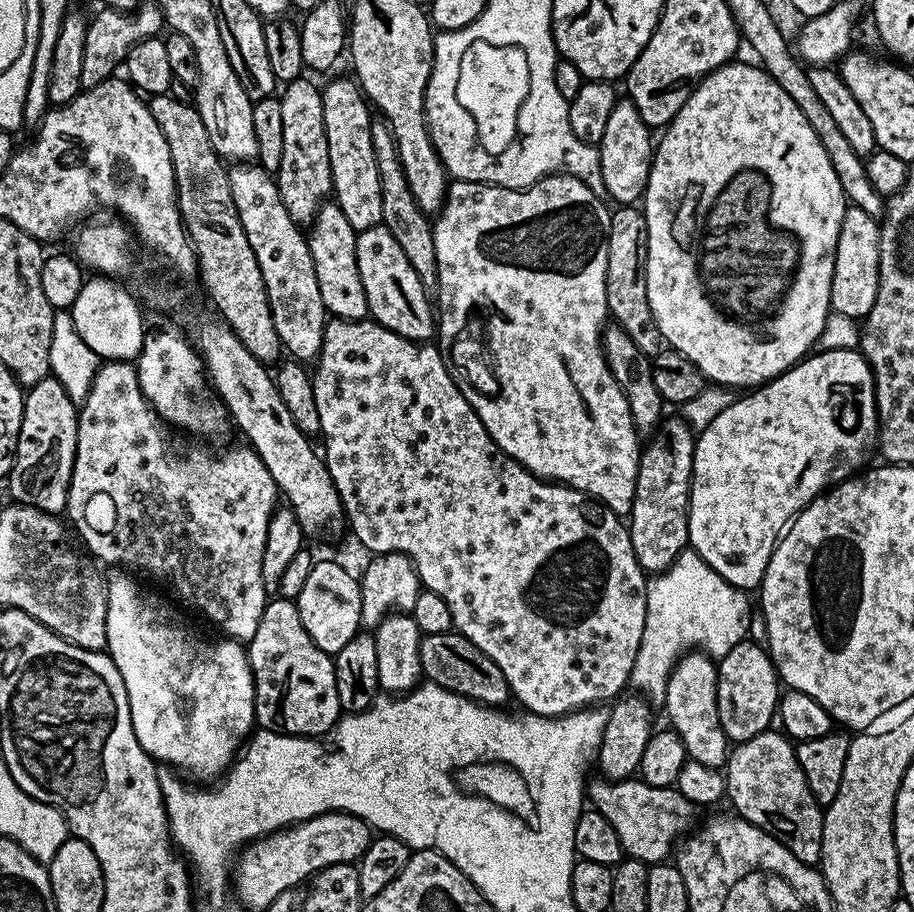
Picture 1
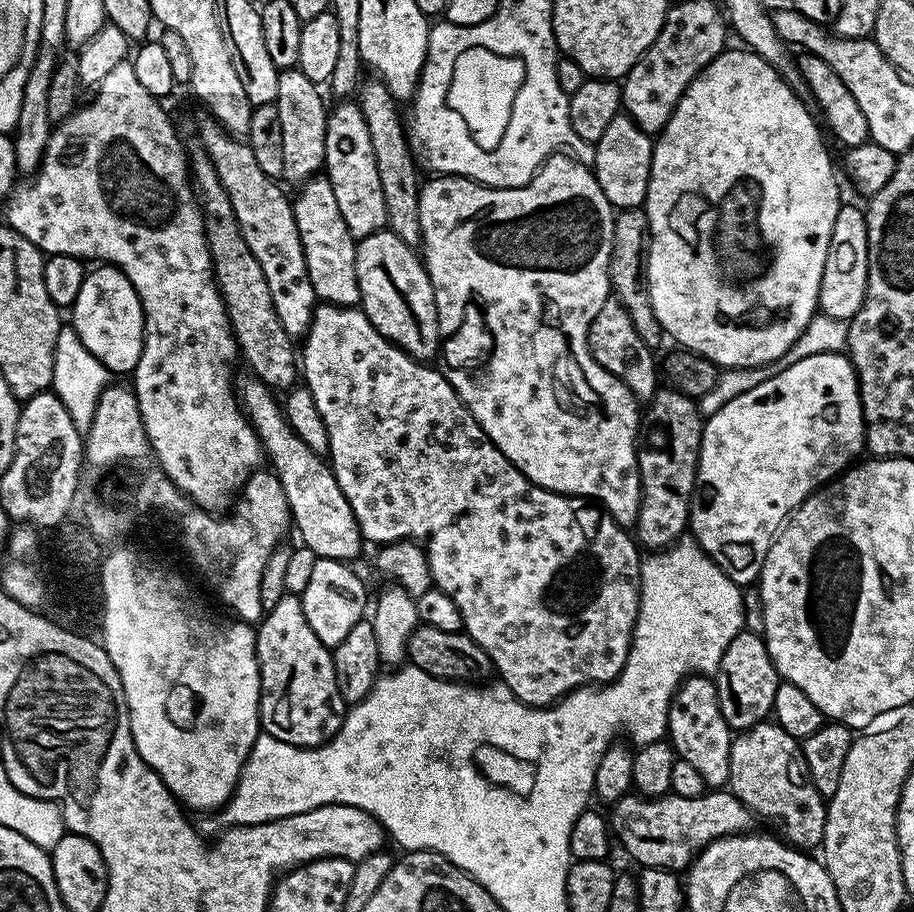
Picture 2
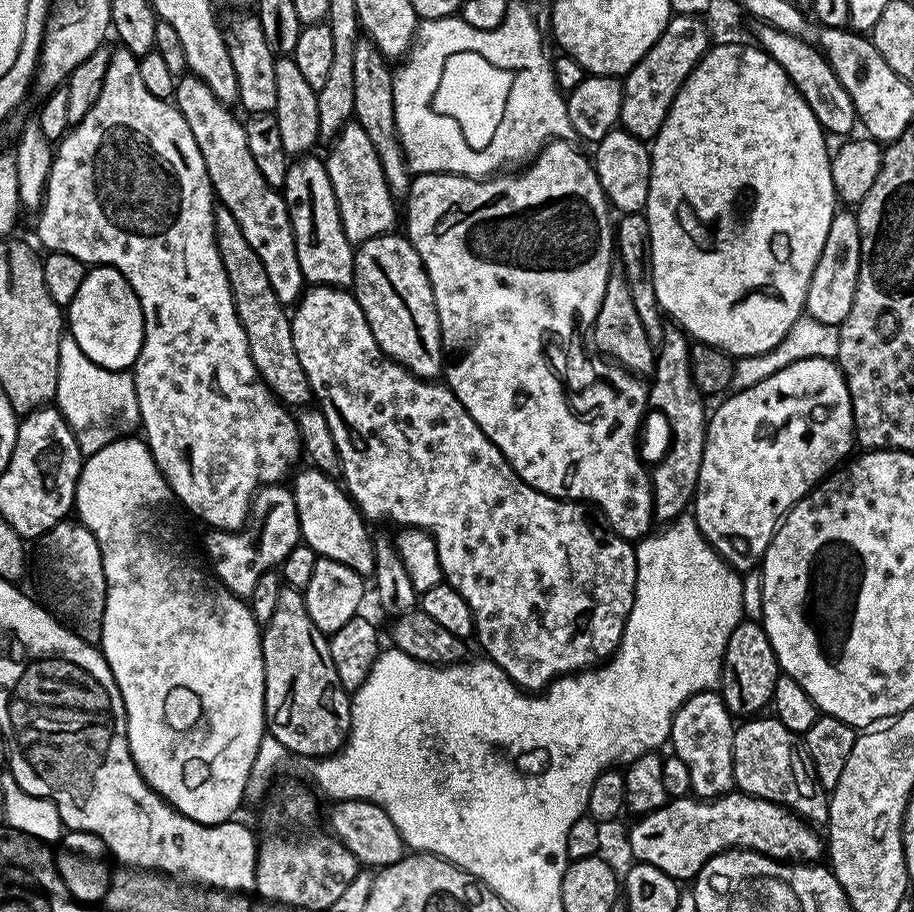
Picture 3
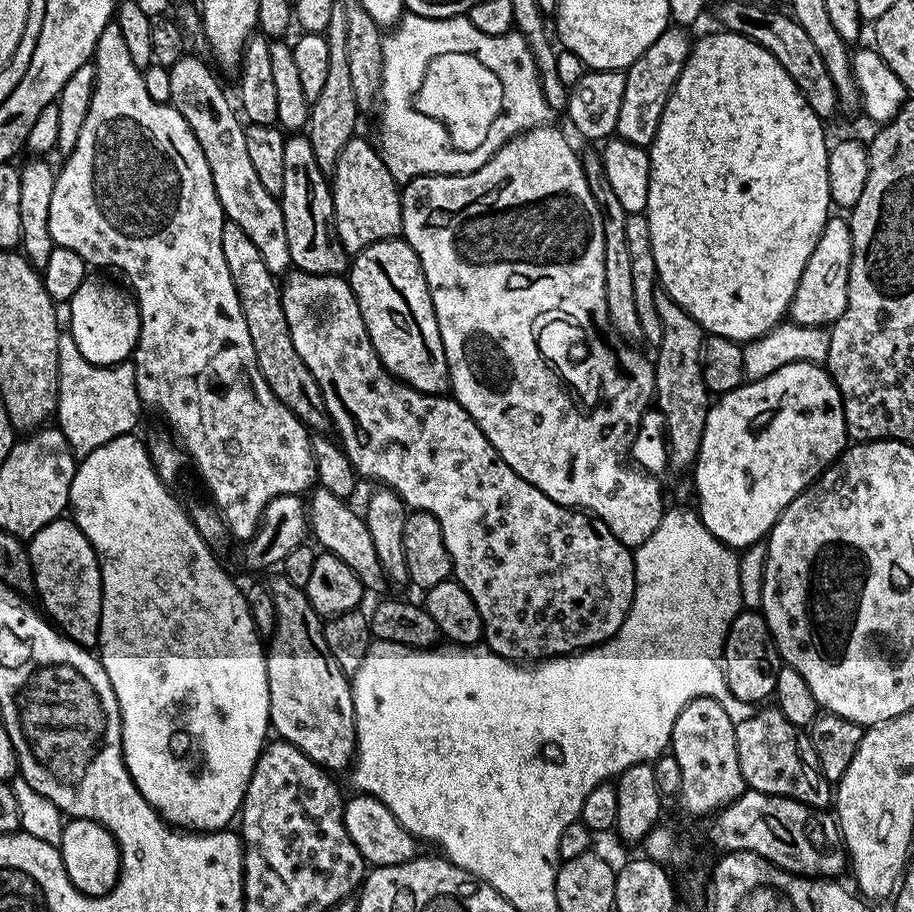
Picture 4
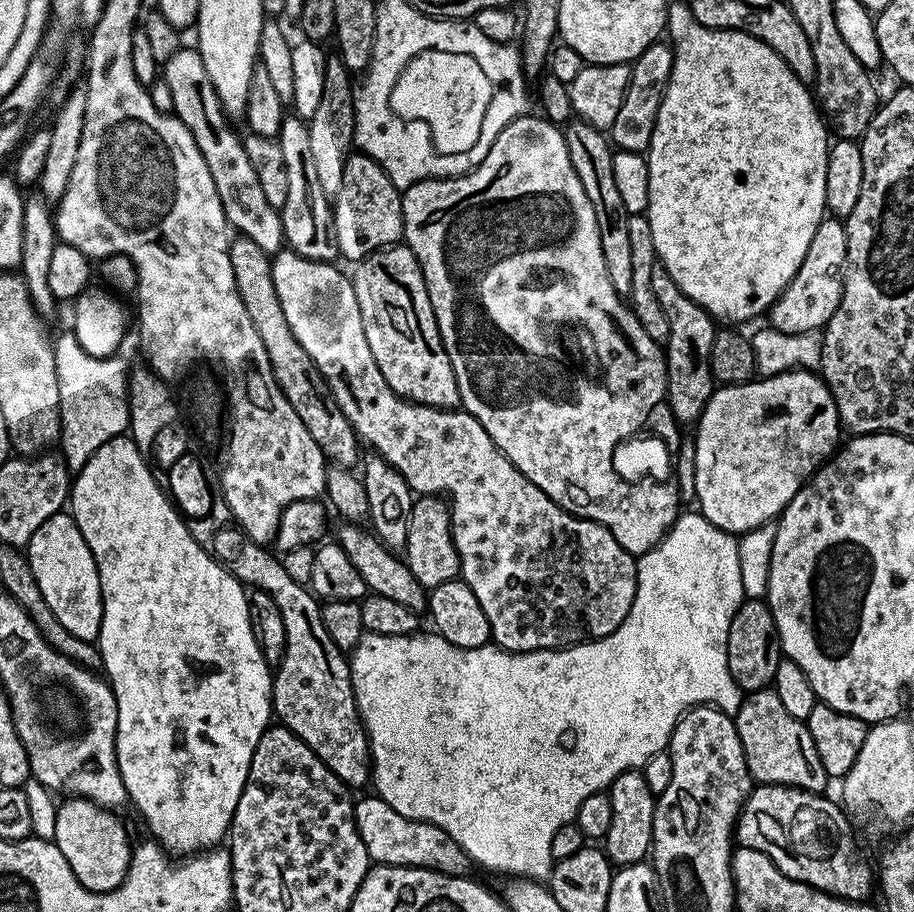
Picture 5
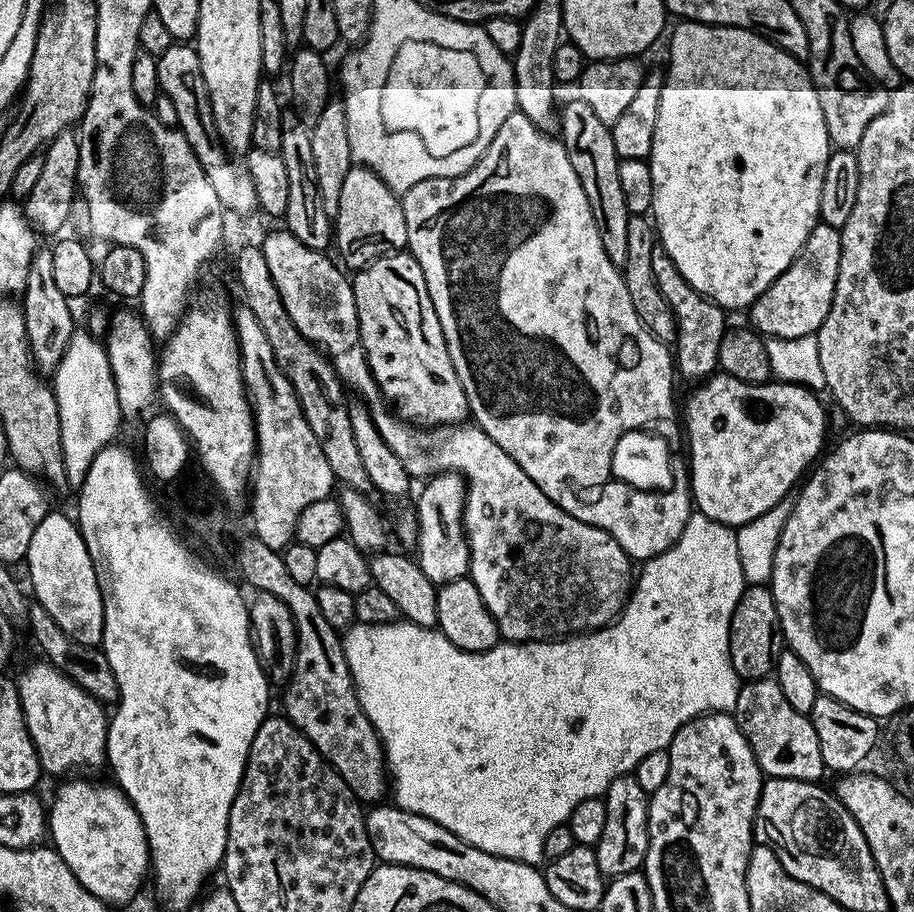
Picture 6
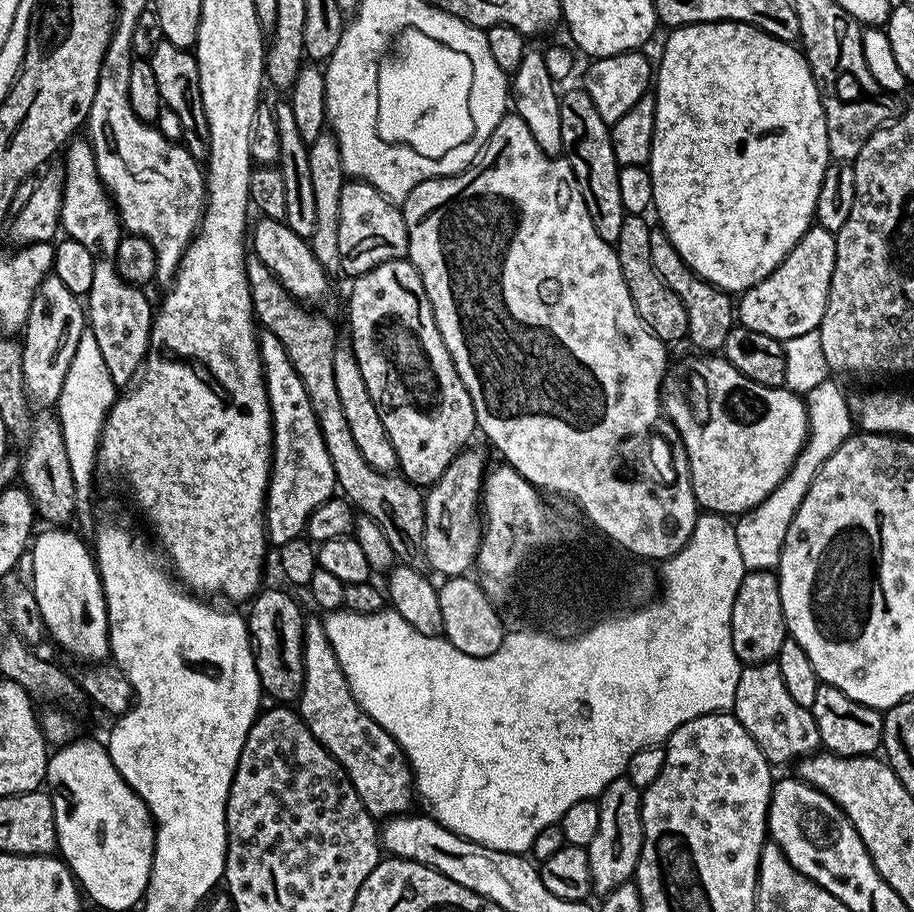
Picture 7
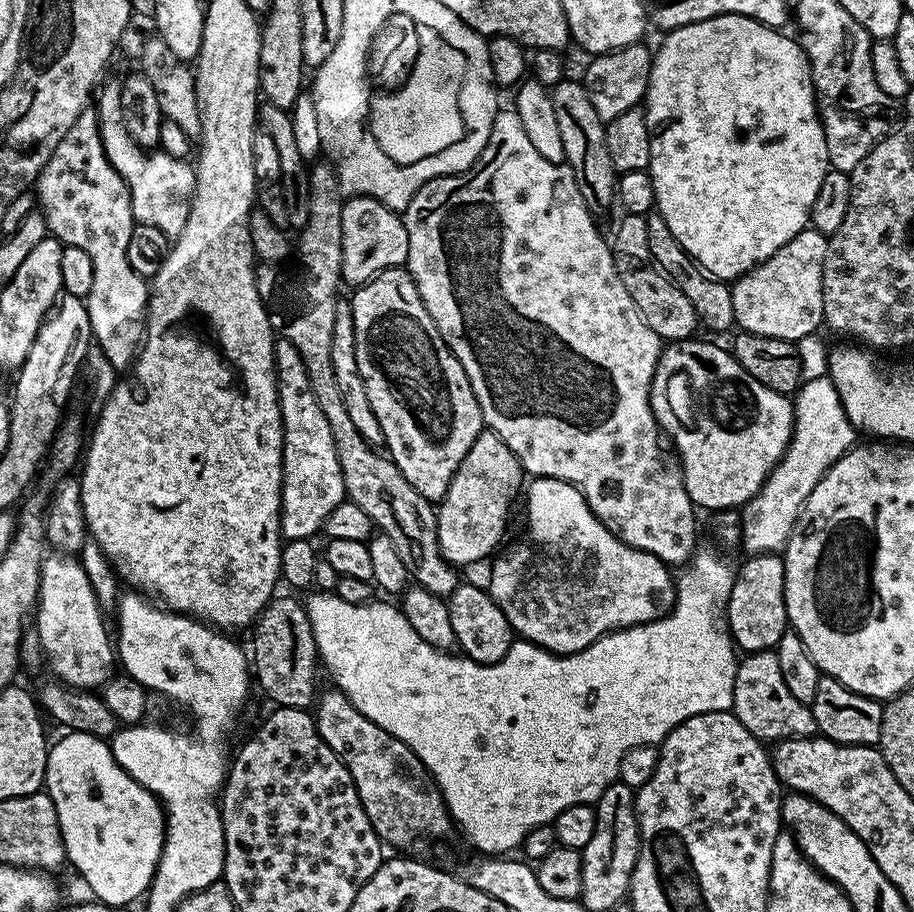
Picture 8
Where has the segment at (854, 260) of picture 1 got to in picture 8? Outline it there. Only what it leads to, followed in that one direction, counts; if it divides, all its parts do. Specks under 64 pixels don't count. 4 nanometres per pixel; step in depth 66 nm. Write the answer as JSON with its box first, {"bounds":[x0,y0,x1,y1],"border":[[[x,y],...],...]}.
{"bounds":[731,228,829,342],"border":[[[803,228],[786,246],[782,246],[770,258],[766,258],[757,268],[751,268],[745,276],[731,285],[734,298],[734,318],[737,329],[762,334],[770,338],[782,338],[793,342],[803,336],[813,335],[816,327],[824,324],[824,307],[822,306],[822,278],[824,263],[828,253],[829,237],[822,235],[817,228]]]}

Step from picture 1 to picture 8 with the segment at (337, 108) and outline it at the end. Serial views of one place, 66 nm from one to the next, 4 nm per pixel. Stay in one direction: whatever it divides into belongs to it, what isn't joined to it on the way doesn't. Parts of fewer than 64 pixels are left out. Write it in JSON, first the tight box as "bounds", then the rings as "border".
{"bounds":[340,196,408,286],"border":[[[349,196],[344,201],[342,210],[342,270],[340,275],[345,285],[359,286],[374,279],[391,268],[407,265],[408,235],[401,213],[392,212],[382,202],[369,196]]]}

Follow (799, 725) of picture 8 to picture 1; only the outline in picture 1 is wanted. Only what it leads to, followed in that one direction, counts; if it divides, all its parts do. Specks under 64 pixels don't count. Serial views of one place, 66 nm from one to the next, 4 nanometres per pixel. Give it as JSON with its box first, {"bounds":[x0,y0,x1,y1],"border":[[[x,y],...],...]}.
{"bounds":[726,731,825,865],"border":[[[783,731],[763,732],[729,751],[726,796],[729,801],[732,799],[739,819],[769,832],[802,863],[819,865],[825,809],[814,798],[806,774],[802,774],[802,766],[798,766],[793,741]]]}

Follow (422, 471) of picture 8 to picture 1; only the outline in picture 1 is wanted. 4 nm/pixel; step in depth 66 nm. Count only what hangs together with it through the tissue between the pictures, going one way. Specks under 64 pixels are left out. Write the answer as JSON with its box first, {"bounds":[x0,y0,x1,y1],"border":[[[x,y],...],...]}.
{"bounds":[356,226,438,341],"border":[[[383,226],[371,228],[357,235],[356,257],[371,319],[407,340],[431,341],[428,339],[437,335],[438,320],[434,315],[433,305],[432,308],[428,305],[430,292],[418,278],[418,274],[414,274],[410,258],[402,254],[402,246],[394,242],[394,238]]]}

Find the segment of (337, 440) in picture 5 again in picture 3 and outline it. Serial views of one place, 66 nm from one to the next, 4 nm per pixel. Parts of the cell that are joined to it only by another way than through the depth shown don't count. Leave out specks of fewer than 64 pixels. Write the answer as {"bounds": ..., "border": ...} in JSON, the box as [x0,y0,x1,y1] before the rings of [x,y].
{"bounds":[216,206,313,405],"border":[[[223,206],[217,207],[216,210],[216,245],[222,258],[222,266],[226,270],[226,278],[230,282],[236,313],[242,322],[242,330],[246,330],[250,358],[261,380],[281,404],[307,405],[313,399],[312,387],[306,378],[306,370],[302,370],[302,362],[298,362],[298,354],[294,350],[289,313],[285,305],[278,302],[274,286],[270,286],[270,278],[266,278],[266,266],[262,266],[258,254],[254,254],[250,242],[246,242],[242,226],[238,226],[234,214],[230,214],[230,210]]]}

